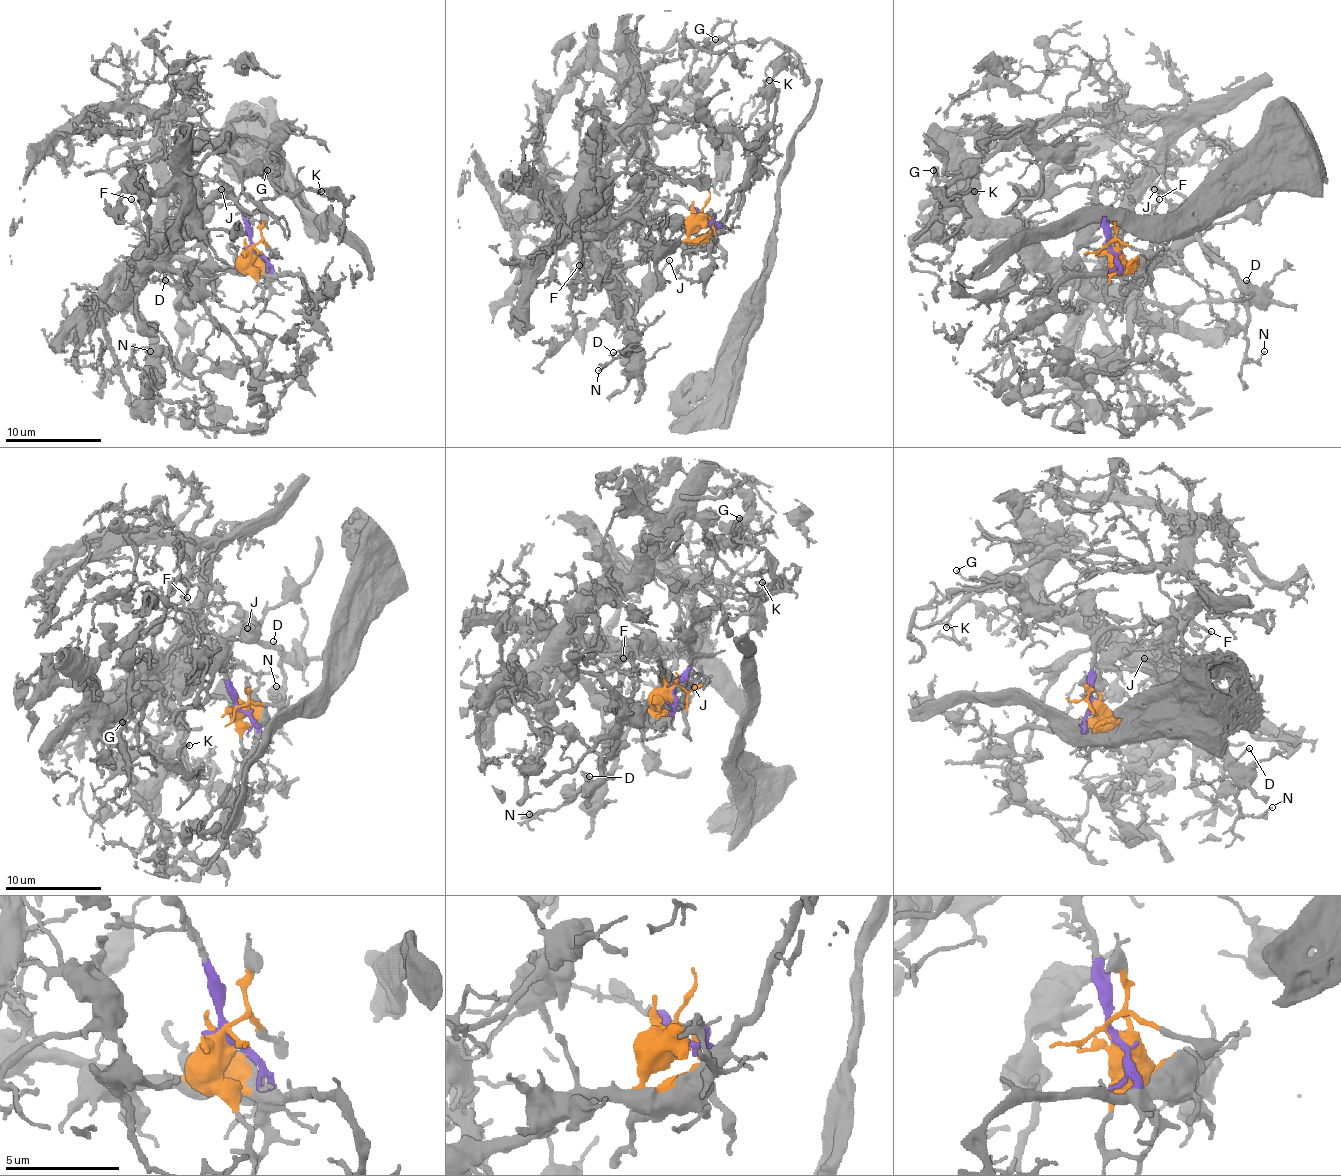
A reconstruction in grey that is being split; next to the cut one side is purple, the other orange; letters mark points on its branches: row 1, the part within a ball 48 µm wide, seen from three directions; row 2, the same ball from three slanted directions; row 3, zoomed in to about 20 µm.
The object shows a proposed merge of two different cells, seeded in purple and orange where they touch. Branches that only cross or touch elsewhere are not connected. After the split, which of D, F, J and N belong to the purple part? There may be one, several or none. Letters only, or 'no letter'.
no letter

